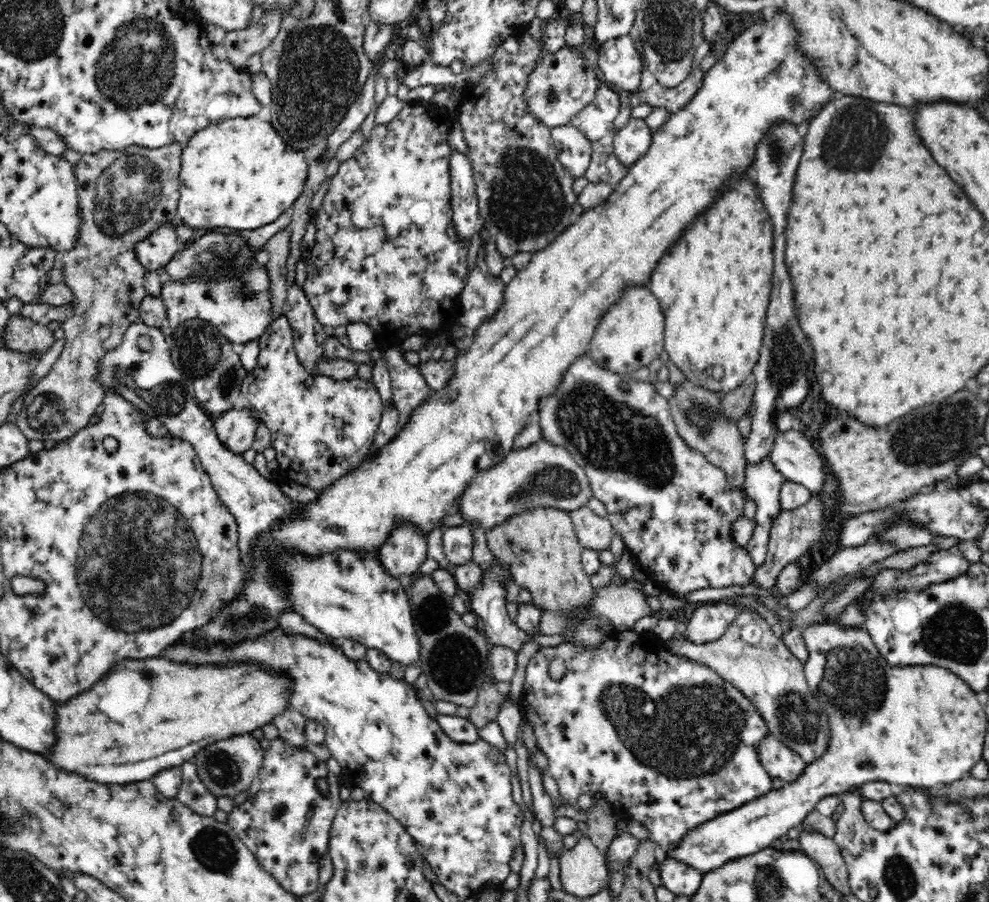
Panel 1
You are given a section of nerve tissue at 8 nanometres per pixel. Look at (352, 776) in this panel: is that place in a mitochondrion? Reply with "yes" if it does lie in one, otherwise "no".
no

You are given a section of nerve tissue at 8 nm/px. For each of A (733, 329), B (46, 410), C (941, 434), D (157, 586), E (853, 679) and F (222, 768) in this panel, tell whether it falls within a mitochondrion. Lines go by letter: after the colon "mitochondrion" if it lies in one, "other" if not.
A: other
B: mitochondrion
C: mitochondrion
D: mitochondrion
E: mitochondrion
F: mitochondrion

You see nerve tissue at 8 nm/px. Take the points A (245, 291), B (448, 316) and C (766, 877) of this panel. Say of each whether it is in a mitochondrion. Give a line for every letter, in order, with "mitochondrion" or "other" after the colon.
A: mitochondrion
B: other
C: mitochondrion

